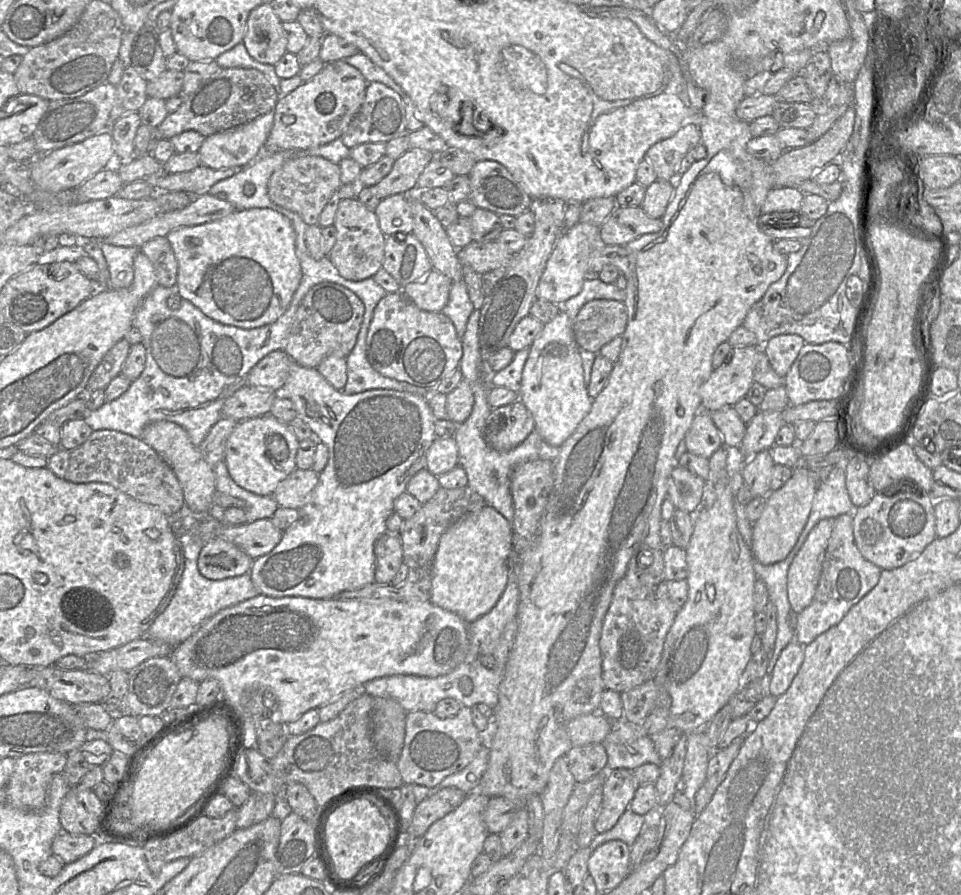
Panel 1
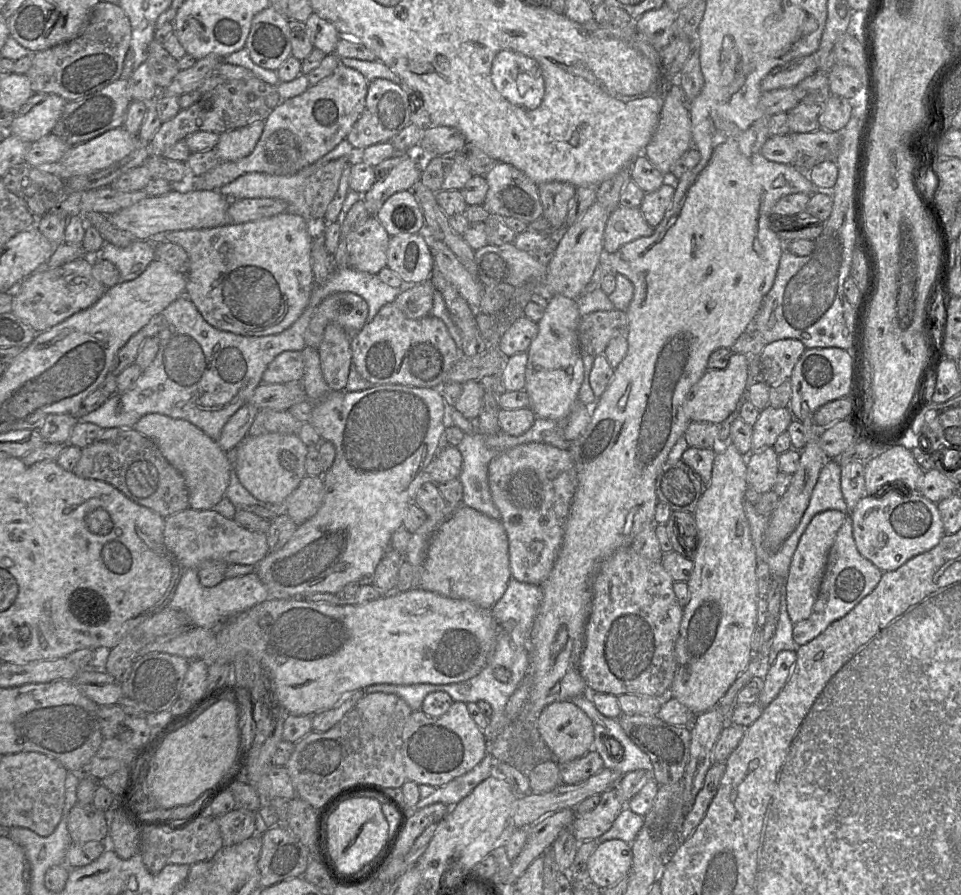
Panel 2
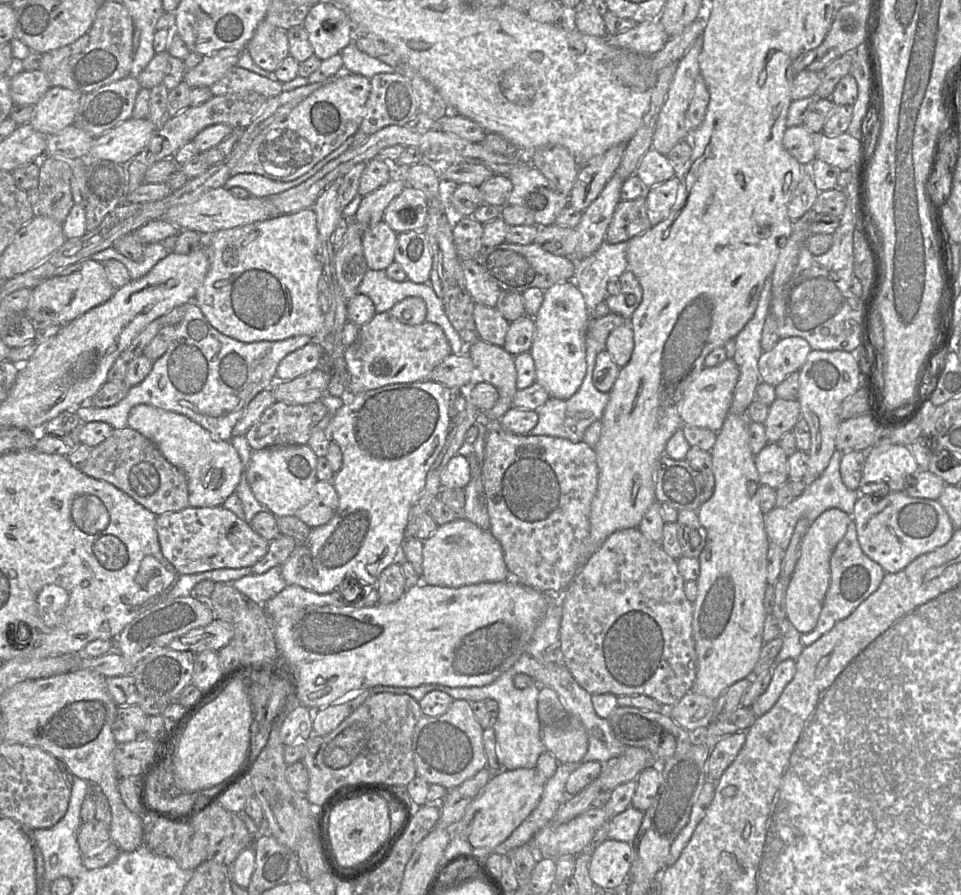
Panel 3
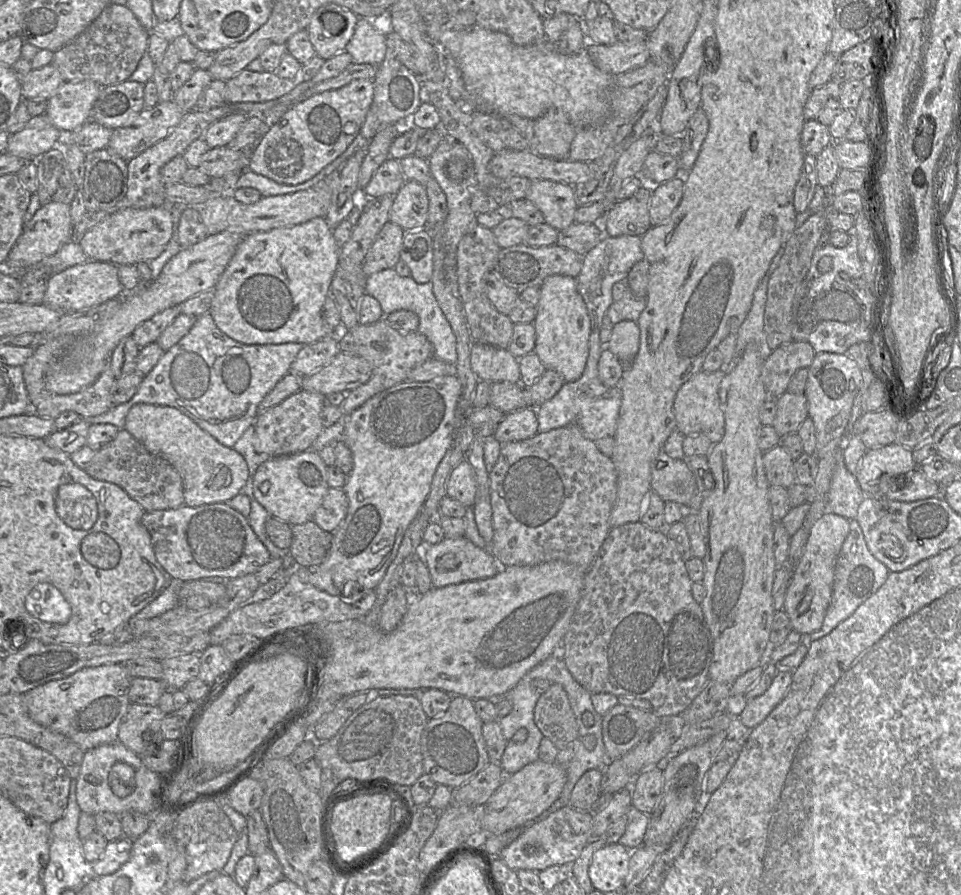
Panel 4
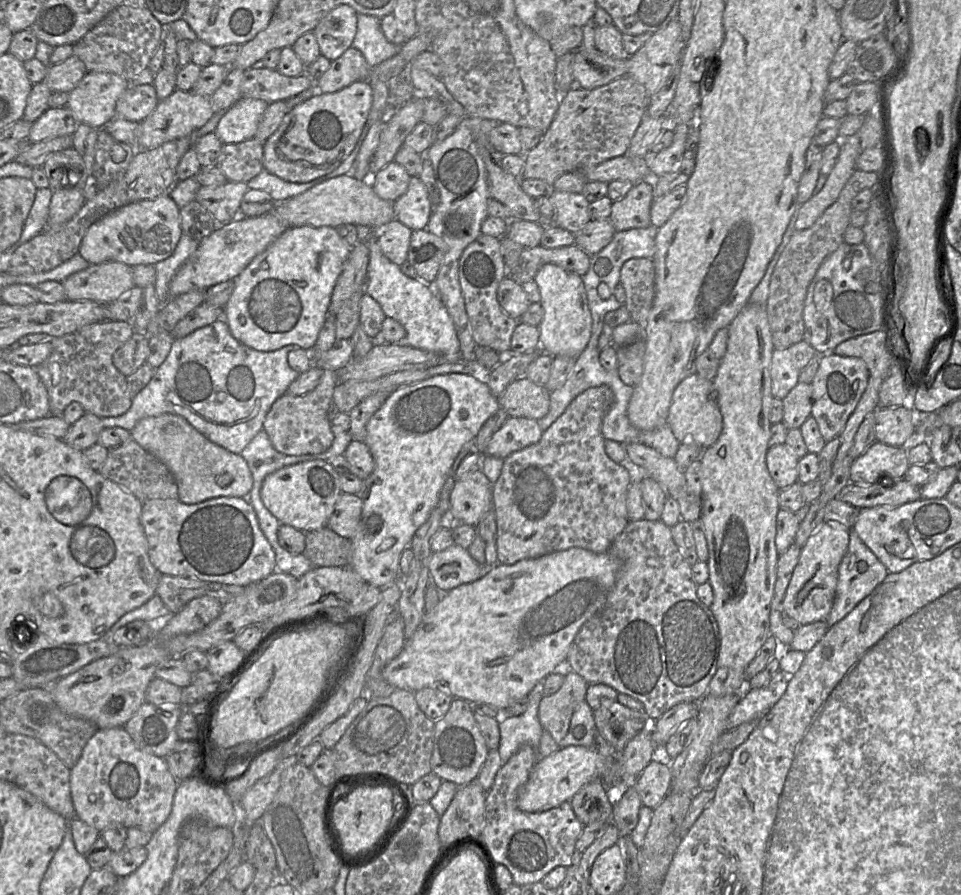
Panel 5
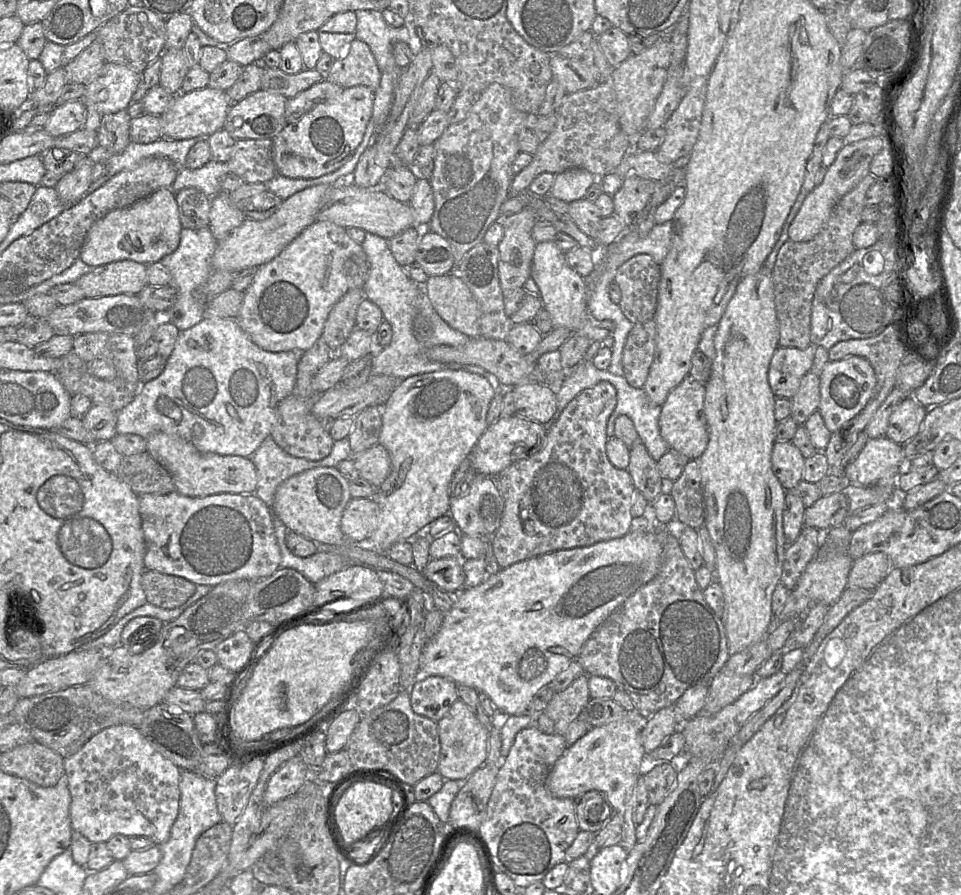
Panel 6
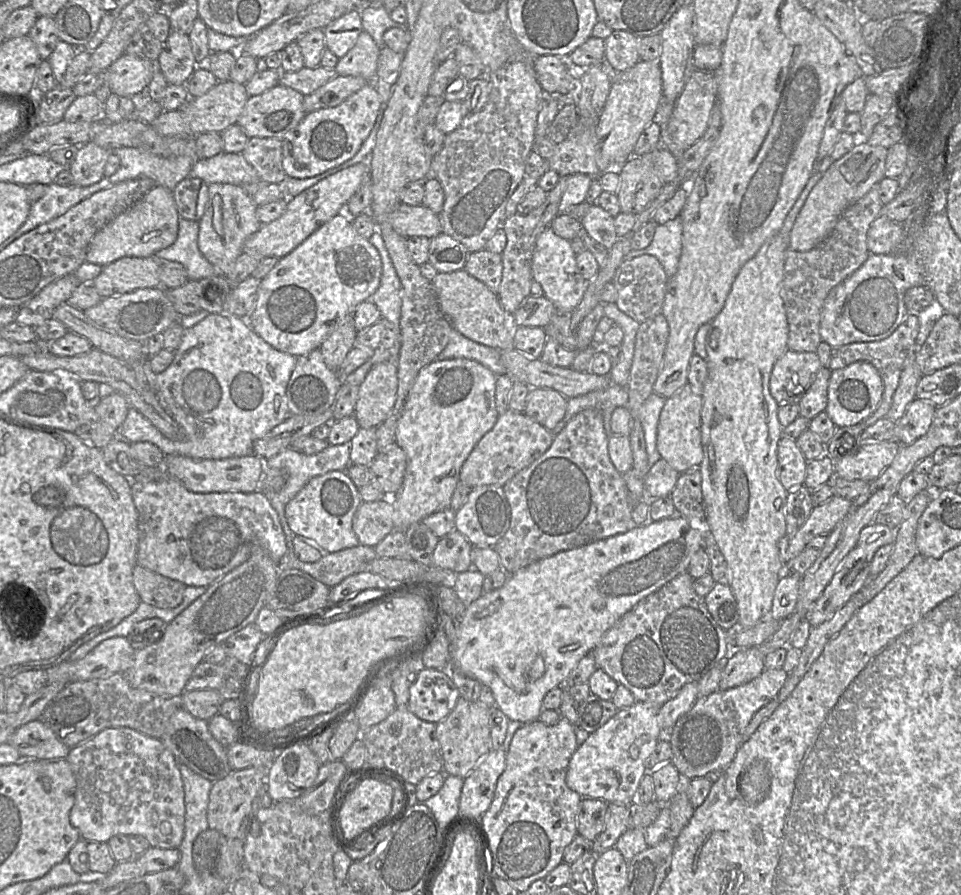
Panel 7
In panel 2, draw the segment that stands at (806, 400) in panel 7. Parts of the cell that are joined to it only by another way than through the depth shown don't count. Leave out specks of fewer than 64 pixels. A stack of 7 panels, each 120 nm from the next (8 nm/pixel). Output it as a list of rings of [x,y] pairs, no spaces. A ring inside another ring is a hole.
[[[768,405],[761,410],[757,421],[752,426],[752,452],[772,447],[777,437],[787,431],[793,419],[788,407],[774,408]]]

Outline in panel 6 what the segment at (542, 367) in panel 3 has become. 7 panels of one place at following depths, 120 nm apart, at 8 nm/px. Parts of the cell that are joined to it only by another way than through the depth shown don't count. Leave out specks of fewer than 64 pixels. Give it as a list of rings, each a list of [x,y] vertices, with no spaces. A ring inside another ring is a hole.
[[[555,241],[536,244],[532,260],[531,276],[541,291],[543,307],[550,314],[554,328],[565,327],[576,334],[583,334],[591,343],[602,341],[611,335],[605,328],[600,328],[587,308],[586,279],[573,270],[566,262],[565,253]]]

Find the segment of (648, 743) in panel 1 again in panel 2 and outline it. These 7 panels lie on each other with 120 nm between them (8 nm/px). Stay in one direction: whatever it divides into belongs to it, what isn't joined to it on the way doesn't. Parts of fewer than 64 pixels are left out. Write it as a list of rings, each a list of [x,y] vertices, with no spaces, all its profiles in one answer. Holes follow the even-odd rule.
[[[591,692],[573,698],[571,701],[582,709],[594,726],[593,749],[601,756],[604,767],[621,775],[635,770],[652,773],[649,756],[626,735],[618,719],[602,715],[593,704]]]

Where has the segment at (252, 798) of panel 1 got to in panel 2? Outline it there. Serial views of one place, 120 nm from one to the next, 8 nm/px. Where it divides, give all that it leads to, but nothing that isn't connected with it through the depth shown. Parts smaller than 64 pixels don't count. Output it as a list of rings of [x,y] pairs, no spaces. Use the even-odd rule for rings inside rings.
[[[234,809],[229,813],[215,817],[219,826],[223,847],[239,844],[256,834],[256,812],[246,809]]]

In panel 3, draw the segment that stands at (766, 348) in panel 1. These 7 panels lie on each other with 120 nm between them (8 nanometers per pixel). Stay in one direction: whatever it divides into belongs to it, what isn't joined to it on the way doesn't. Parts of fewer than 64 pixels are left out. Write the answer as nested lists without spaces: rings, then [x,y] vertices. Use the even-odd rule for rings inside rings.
[[[801,337],[780,339],[772,349],[762,352],[759,358],[760,381],[777,386],[789,374],[801,369],[811,350],[809,343]]]

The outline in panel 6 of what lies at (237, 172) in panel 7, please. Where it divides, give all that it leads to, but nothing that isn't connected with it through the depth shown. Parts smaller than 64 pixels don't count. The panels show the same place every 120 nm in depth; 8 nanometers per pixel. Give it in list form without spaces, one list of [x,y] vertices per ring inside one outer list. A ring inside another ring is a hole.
[[[209,160],[197,169],[182,168],[173,182],[174,193],[188,187],[195,187],[207,197],[212,198],[221,191],[221,178],[229,173],[227,162]]]

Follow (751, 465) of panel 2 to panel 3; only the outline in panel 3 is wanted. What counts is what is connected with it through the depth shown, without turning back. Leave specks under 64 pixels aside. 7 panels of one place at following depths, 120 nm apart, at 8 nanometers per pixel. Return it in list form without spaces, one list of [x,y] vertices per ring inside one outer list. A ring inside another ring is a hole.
[[[768,442],[754,461],[762,485],[777,489],[789,480],[788,456],[777,442]]]

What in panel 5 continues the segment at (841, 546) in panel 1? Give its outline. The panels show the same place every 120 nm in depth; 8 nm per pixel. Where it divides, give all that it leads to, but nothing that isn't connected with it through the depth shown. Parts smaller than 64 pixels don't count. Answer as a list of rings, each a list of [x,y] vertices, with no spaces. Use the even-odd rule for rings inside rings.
[[[853,528],[850,529],[849,535],[850,540],[847,551],[838,567],[838,581],[834,602],[831,611],[826,618],[829,627],[833,626],[850,613],[888,574],[888,570],[883,563],[864,544]]]

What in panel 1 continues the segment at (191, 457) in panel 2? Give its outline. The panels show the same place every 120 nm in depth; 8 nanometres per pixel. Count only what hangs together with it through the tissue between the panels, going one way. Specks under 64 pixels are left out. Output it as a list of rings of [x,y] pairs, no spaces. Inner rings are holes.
[[[160,420],[147,425],[141,439],[173,469],[181,484],[188,509],[196,515],[208,515],[217,490],[214,469],[204,460],[199,448],[192,444],[186,430],[176,423]]]

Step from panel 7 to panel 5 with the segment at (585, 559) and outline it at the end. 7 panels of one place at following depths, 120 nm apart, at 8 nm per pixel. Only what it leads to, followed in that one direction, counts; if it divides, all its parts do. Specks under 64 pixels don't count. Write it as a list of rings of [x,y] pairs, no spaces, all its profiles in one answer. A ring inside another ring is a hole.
[[[570,548],[537,558],[522,559],[512,565],[488,566],[488,572],[480,579],[462,584],[442,594],[436,607],[430,612],[425,612],[419,627],[410,638],[405,640],[401,652],[385,666],[382,676],[397,689],[416,692],[425,687],[438,687],[453,698],[461,698],[471,704],[482,702],[498,709],[506,709],[525,698],[538,682],[543,681],[544,686],[544,679],[549,674],[558,673],[558,669],[567,661],[568,651],[581,626],[604,606],[616,582],[618,572],[619,563],[610,552],[594,553],[583,548]]]

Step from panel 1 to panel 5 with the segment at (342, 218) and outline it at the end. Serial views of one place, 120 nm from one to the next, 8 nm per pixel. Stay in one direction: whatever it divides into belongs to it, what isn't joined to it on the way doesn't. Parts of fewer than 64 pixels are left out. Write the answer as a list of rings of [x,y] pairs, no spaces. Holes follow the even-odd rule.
[[[393,219],[375,234],[382,253],[393,263],[401,266],[408,257],[412,230]]]

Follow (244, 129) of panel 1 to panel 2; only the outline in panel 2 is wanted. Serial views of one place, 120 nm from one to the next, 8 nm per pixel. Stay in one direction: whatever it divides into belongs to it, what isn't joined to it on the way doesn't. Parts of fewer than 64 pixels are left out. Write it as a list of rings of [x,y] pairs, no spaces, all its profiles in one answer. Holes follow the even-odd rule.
[[[256,121],[242,128],[223,132],[214,147],[220,162],[237,161],[255,148],[264,128],[264,121]]]

